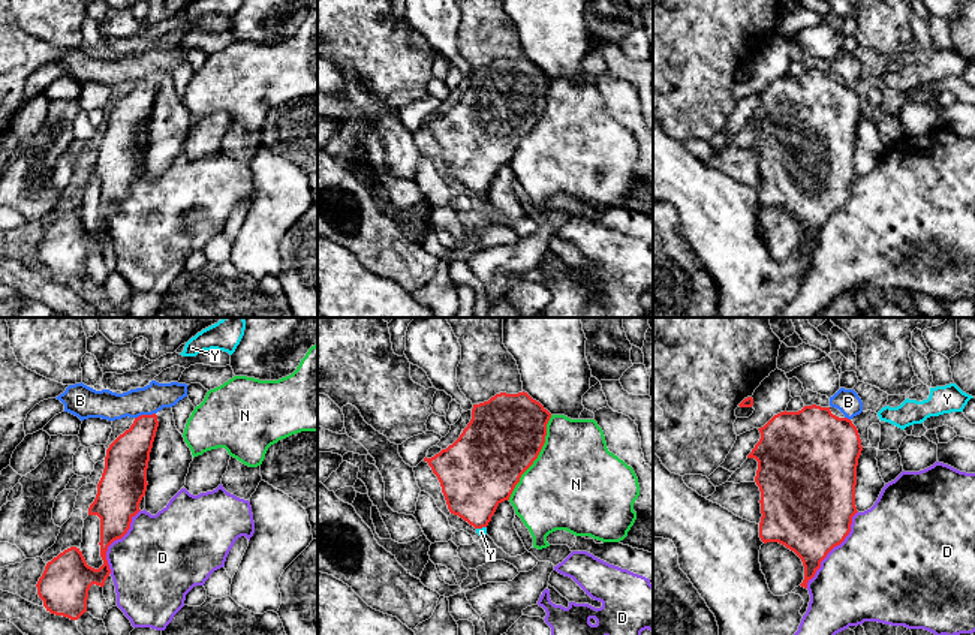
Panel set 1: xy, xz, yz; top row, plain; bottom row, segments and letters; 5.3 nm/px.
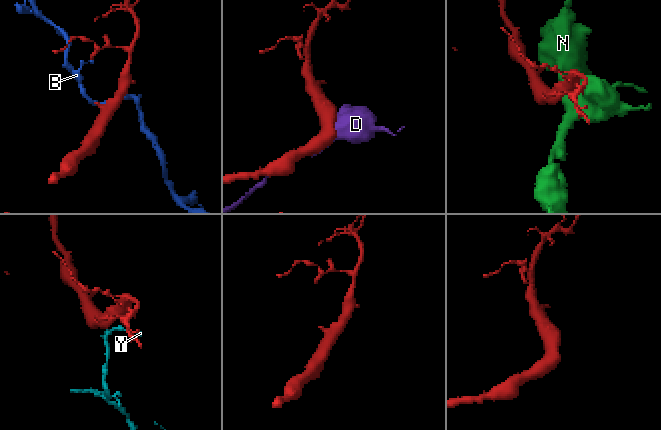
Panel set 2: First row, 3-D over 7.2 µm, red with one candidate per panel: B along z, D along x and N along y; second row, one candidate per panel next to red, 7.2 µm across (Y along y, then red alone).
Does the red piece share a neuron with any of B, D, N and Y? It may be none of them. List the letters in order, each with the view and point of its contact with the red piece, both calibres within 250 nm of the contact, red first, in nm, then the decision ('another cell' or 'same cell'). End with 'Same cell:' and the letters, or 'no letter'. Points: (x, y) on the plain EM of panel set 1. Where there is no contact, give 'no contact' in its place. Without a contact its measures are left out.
B: contact xy (144, 80); calibres 220 and 160 nm; another cell
D: contact yz (833, 211); calibres 480 and 480 nm; another cell
N: contact xz (536, 122); calibres 400 and 500 nm; another cell
Y: contact xz (481, 192); calibres 360 and 50 nm; same cell
Same cell: Y

